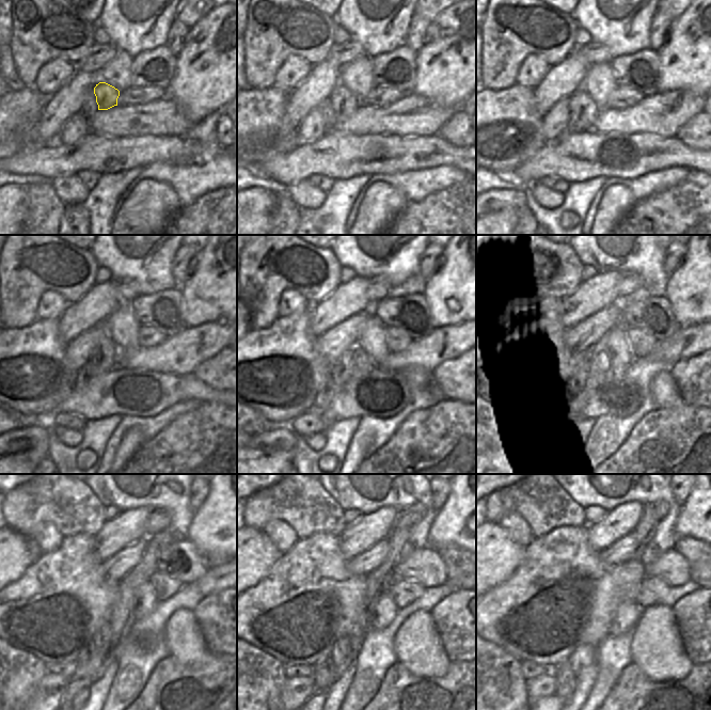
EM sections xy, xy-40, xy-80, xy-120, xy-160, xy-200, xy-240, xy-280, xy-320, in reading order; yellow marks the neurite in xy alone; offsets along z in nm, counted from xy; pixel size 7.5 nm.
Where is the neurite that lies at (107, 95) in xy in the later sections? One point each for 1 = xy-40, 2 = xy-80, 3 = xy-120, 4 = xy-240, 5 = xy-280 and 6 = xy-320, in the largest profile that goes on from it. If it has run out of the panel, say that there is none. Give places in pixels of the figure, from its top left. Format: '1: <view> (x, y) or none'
1: xy-40 (344, 103)
2: xy-80 (583, 110)
3: xy-120 (103, 359)
4: xy-240 (96, 656)
5: xy-280 (342, 656)
6: xy-320 (566, 674)

